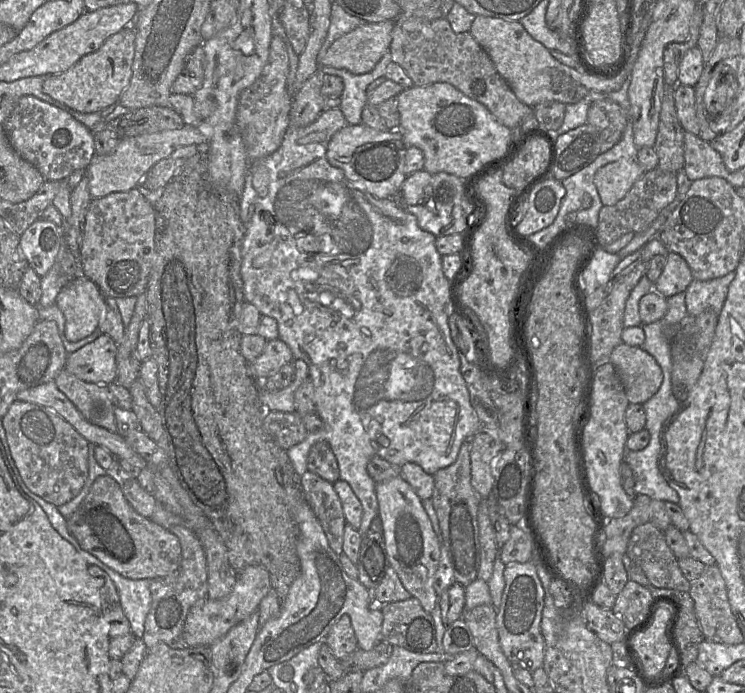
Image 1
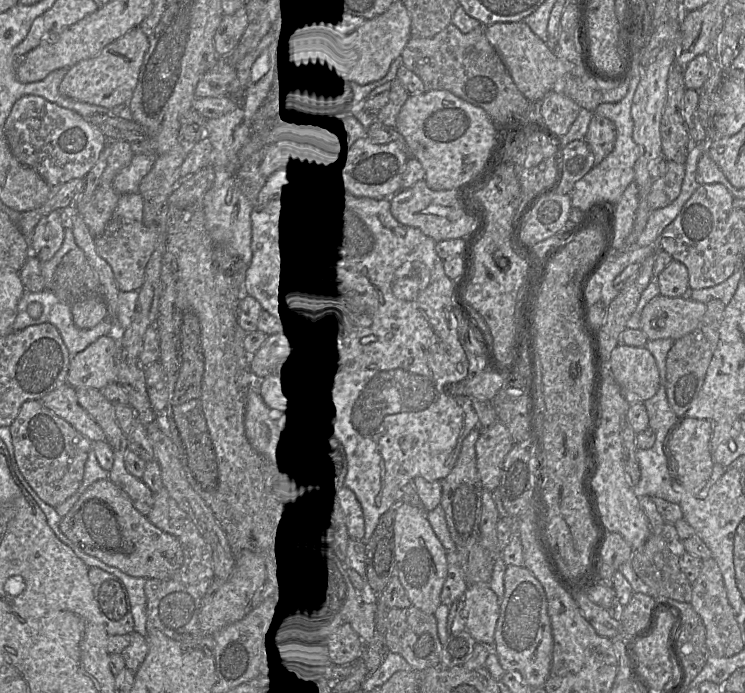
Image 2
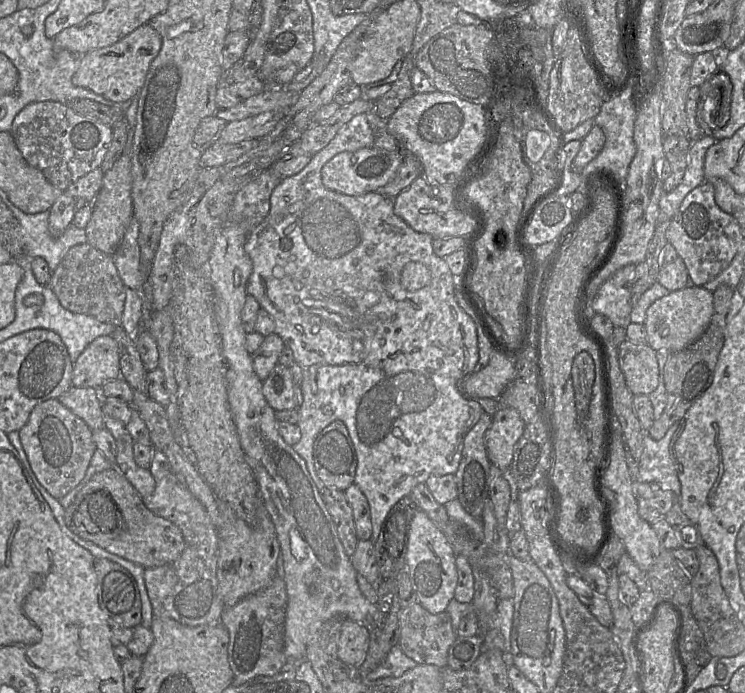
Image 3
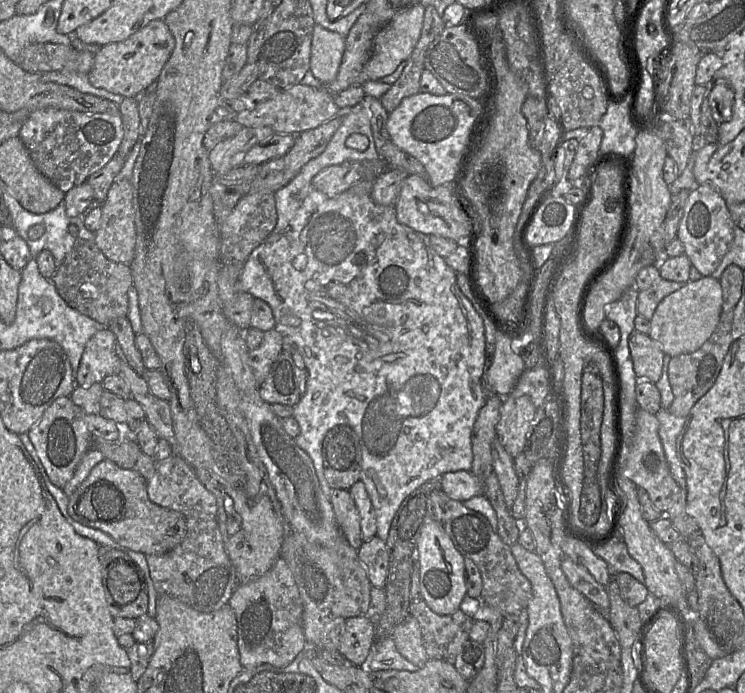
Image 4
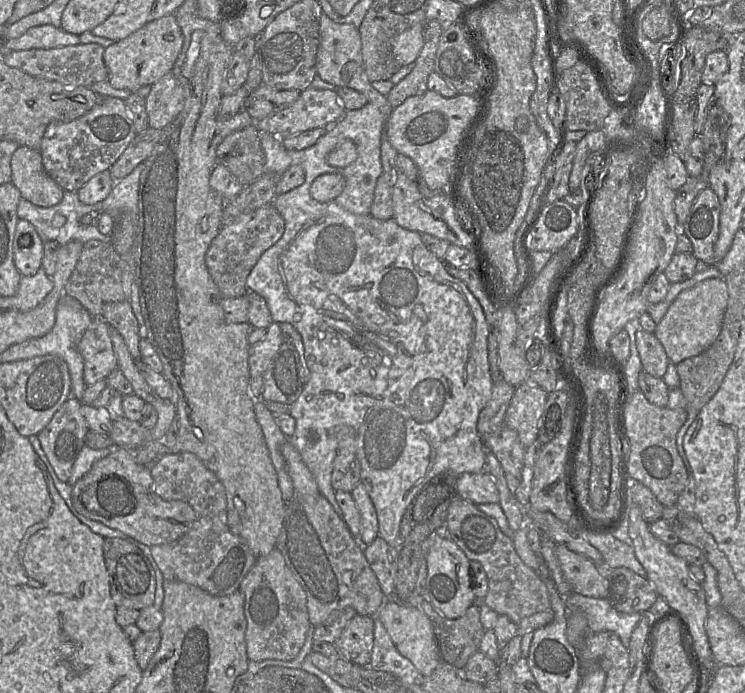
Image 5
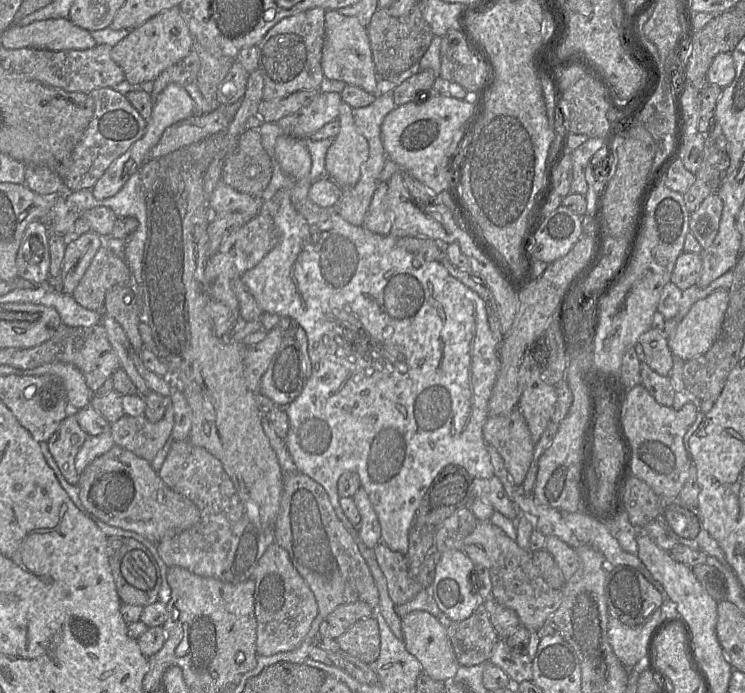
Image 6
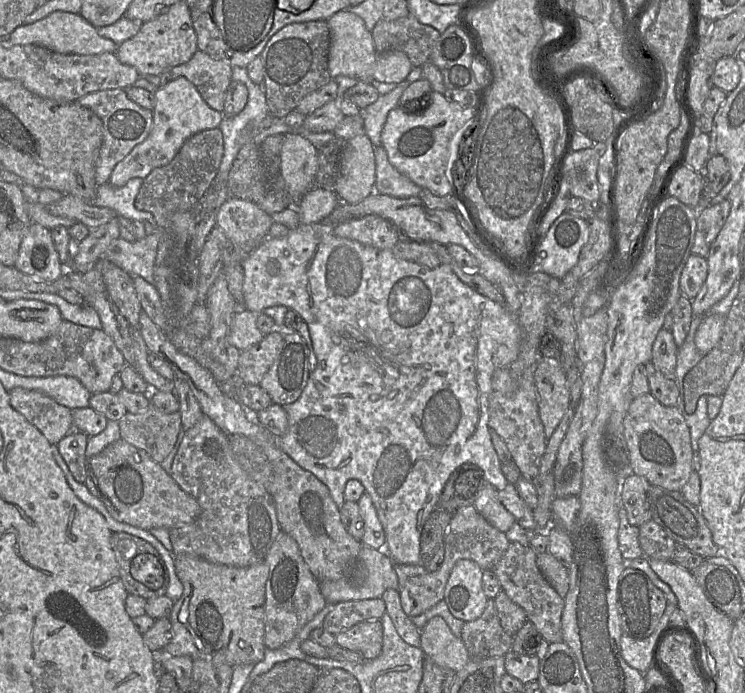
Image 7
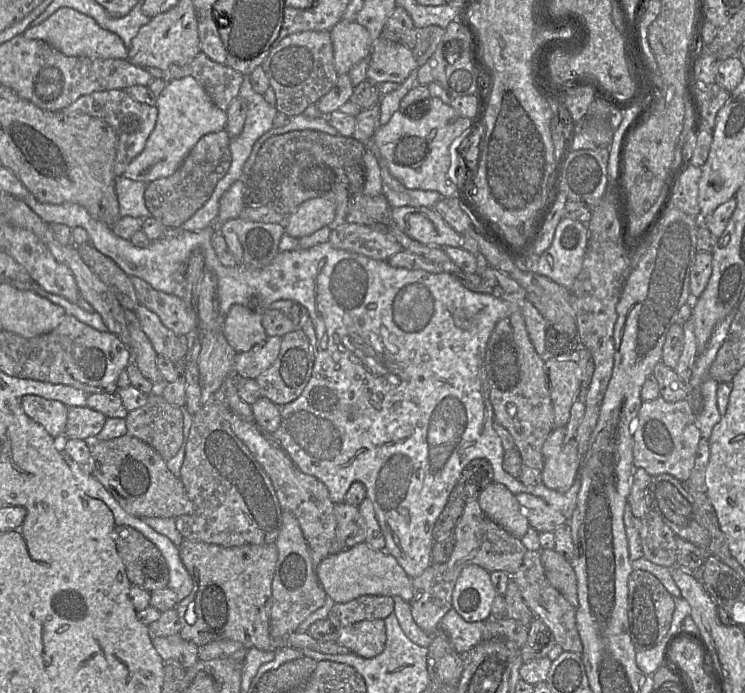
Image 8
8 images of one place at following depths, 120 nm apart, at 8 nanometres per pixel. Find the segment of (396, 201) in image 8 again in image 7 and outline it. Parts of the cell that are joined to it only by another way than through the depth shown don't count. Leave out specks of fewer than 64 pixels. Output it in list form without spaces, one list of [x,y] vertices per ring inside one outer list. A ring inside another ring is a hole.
[[[375,146],[374,155],[376,159],[374,192],[395,198],[410,198],[419,195],[422,188],[390,163],[383,146]]]

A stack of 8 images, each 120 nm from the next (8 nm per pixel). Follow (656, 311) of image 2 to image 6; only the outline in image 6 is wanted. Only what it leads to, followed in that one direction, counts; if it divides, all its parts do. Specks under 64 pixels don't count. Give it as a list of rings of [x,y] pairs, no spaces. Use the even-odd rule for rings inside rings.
[[[718,289],[692,305],[688,313],[678,321],[675,332],[668,335],[669,347],[674,357],[688,361],[705,354],[711,348],[720,335],[728,302],[729,291]]]

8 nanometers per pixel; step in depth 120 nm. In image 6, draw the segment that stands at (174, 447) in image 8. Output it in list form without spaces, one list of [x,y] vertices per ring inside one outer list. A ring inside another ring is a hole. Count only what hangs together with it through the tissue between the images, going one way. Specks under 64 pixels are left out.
[[[170,404],[158,422],[150,422],[145,416],[123,415],[110,425],[115,445],[151,462],[156,454],[171,441],[174,426],[174,409]]]

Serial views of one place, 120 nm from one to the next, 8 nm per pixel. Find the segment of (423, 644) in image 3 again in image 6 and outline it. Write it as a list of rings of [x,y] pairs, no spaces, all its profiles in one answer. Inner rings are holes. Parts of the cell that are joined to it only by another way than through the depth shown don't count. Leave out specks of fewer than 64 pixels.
[[[480,604],[473,614],[463,621],[452,621],[445,614],[436,618],[445,627],[457,661],[461,666],[475,666],[490,661],[493,650],[500,638],[491,623],[485,604]]]

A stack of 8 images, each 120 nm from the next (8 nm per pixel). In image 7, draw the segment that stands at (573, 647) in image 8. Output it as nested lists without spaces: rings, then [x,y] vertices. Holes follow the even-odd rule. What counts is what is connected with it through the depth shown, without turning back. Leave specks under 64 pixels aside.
[[[510,542],[510,545],[492,571],[497,576],[502,590],[526,612],[528,621],[533,623],[547,643],[563,642],[561,619],[564,599],[545,579],[536,562],[537,553],[530,545]]]

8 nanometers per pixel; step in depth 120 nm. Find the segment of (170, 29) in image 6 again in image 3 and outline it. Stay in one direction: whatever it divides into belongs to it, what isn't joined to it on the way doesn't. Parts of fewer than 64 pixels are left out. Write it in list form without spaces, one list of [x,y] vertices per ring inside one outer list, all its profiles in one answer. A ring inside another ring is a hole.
[[[148,23],[141,25],[118,42],[80,56],[79,67],[72,76],[72,83],[112,102],[127,102],[137,96],[142,88],[150,64],[158,55],[161,45],[159,33]]]

